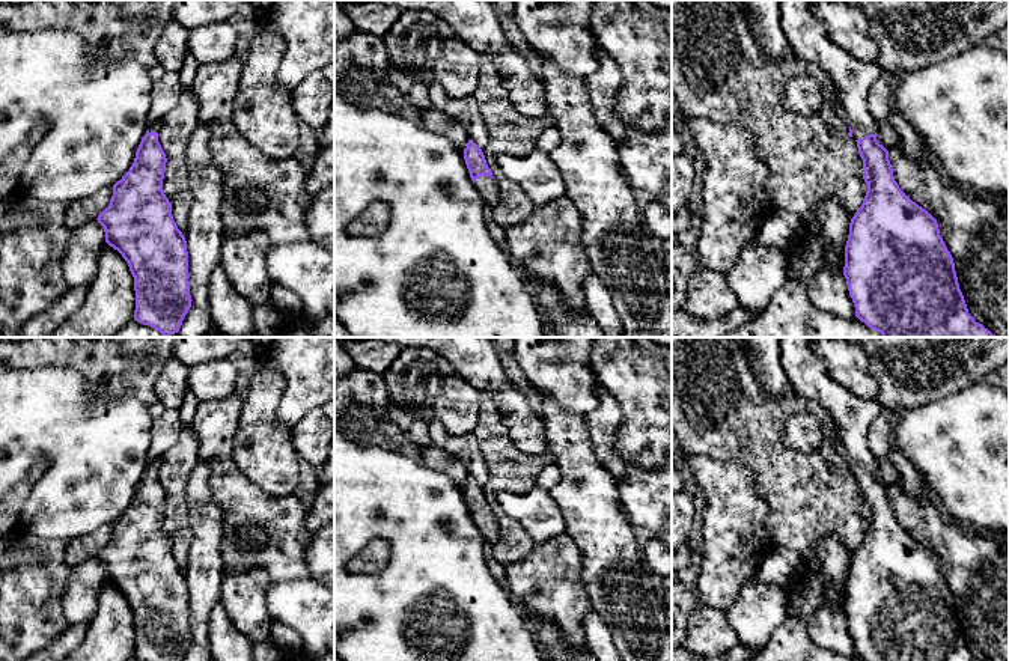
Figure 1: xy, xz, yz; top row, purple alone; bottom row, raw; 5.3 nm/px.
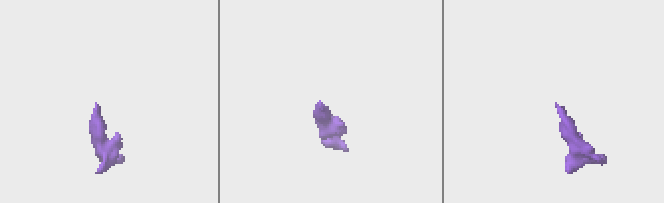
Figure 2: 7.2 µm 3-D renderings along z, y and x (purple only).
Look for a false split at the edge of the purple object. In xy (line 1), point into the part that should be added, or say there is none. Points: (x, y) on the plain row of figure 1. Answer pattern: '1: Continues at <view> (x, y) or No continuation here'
1: Continues at xy (152, 466)

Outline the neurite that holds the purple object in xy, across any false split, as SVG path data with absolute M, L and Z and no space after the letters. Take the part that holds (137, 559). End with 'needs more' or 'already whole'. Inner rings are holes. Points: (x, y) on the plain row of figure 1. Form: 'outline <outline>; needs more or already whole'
outline M161 458L149 462L130 507L113 522L108 544L98 553L105 580L127 598L134 614L134 658L140 661L182 661L191 644L187 578L178 566L172 542L163 528L166 491L158 479Z; needs more

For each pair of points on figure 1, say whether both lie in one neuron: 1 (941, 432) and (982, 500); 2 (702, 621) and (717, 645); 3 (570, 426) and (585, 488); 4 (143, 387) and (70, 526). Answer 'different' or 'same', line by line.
1: same
2: same
3: same
4: different

